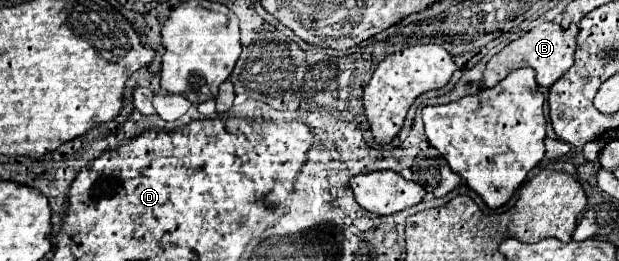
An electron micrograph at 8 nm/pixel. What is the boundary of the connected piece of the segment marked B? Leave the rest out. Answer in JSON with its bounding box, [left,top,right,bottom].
[484,23,578,87]

